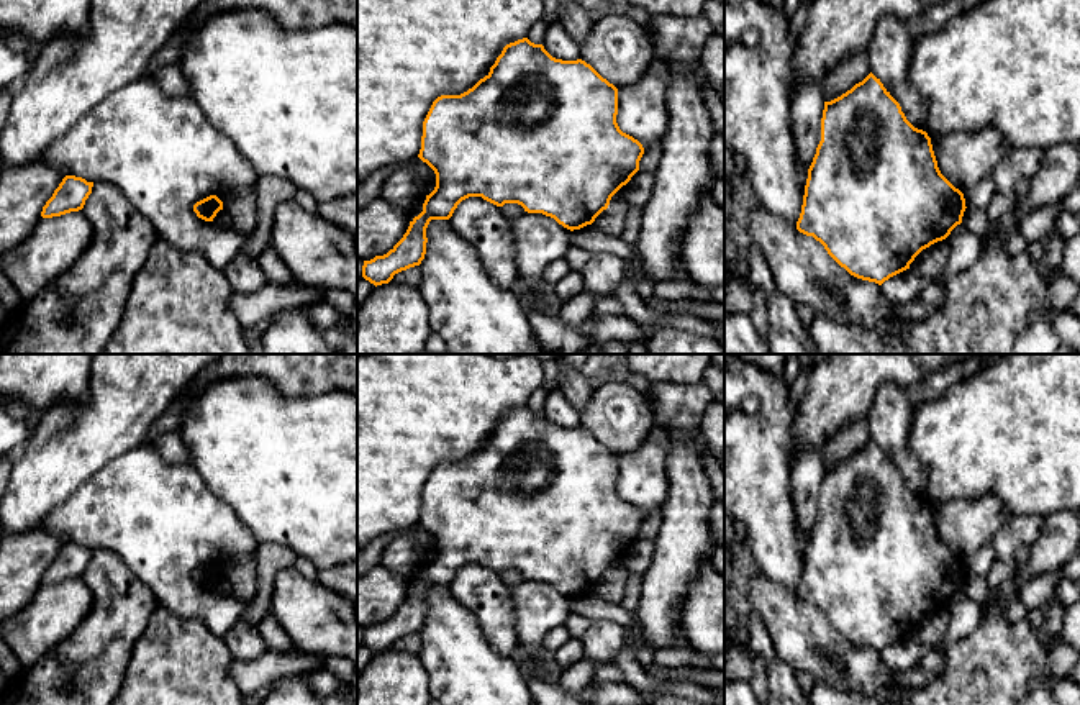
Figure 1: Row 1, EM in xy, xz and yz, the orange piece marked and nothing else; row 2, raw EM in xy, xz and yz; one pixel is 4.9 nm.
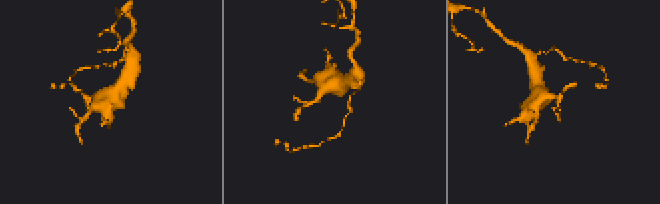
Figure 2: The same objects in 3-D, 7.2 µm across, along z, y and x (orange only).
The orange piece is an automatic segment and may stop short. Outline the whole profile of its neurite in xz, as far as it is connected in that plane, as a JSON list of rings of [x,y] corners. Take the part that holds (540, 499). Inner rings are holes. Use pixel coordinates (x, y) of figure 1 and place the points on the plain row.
[[[528,405],[510,410],[490,439],[461,462],[438,464],[424,489],[418,525],[436,541],[436,554],[426,562],[423,579],[410,589],[403,605],[383,623],[364,628],[362,644],[370,651],[388,651],[395,641],[420,633],[426,621],[426,595],[431,587],[449,587],[469,564],[503,574],[518,571],[528,580],[542,580],[574,598],[592,592],[608,575],[611,564],[639,538],[642,512],[623,500],[616,490],[618,456],[582,426],[552,425],[542,412]]]

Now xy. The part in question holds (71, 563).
[[[66,543],[52,564],[43,574],[41,584],[52,585],[84,575],[85,567],[92,561],[93,549],[82,544]]]

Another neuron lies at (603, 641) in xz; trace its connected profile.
[[[598,620],[585,633],[582,644],[585,654],[600,667],[611,664],[631,638],[629,630],[608,620]]]

